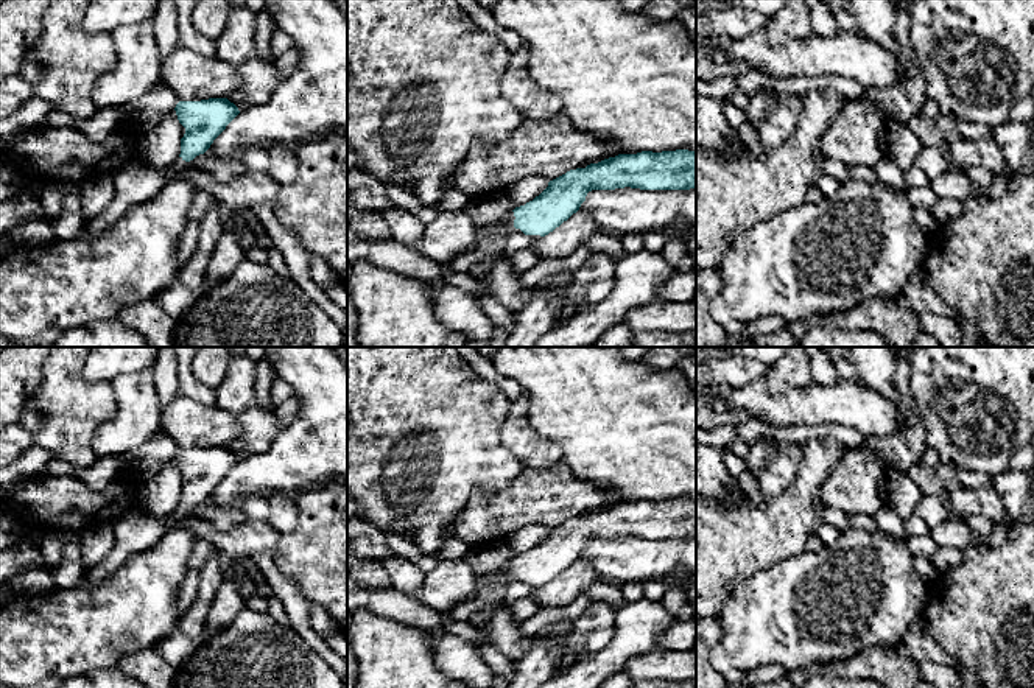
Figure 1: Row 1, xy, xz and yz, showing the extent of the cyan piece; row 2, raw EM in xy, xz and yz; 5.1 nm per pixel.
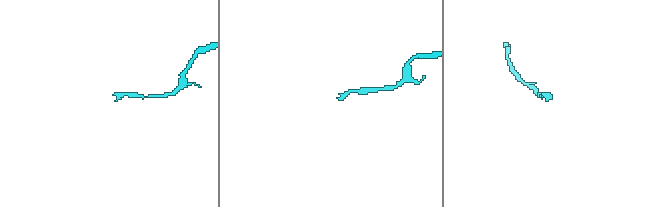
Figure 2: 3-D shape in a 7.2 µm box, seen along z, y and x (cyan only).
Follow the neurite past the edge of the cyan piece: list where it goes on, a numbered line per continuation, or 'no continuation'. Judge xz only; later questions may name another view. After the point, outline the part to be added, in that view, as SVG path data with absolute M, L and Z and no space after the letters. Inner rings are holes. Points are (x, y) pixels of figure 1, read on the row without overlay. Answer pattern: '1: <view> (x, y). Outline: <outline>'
1: xz (505, 575). Outline: M508 560L506 563L503 563L503 567L491 574L481 574L477 584L475 591L462 599L461 602L466 602L472 598L475 598L481 590L484 590L489 584L512 584L512 582L523 582L520 577L514 576L514 560Z

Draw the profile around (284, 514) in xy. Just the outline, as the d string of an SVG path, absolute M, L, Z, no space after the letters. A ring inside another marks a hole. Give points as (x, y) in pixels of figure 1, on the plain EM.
M274 493L268 497L269 517L268 521L280 532L294 531L299 520L299 509L294 495Z

